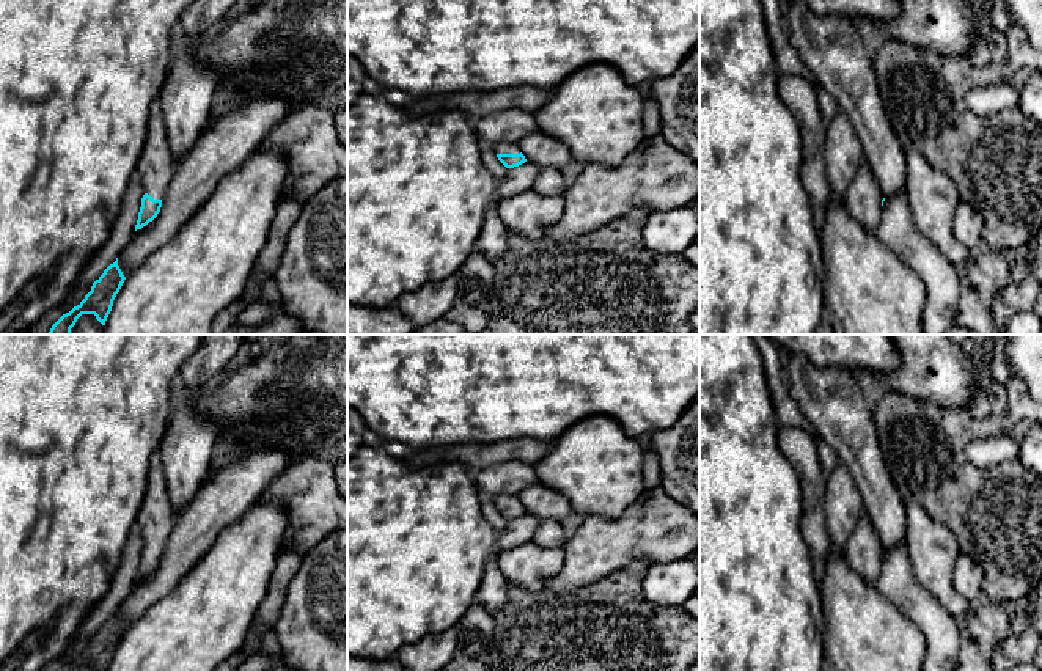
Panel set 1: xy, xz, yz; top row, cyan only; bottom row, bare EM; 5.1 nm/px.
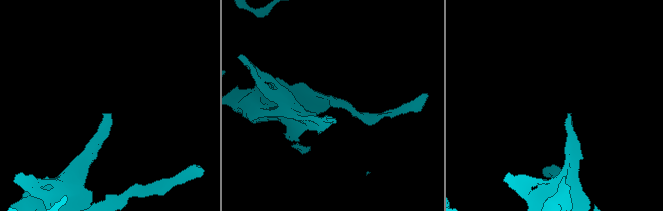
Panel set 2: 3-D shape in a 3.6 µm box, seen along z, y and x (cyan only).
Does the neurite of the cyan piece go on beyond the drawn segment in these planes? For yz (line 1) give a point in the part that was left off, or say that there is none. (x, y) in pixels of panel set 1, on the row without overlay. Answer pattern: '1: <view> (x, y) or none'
1: none

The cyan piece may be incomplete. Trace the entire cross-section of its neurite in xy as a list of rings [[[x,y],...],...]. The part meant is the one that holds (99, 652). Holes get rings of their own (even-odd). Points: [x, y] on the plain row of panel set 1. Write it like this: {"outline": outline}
{"outline": [[[116,610],[116,613],[93,635],[85,651],[60,671],[79,671],[82,666],[94,666],[96,671],[107,671],[124,632],[126,629]]]}

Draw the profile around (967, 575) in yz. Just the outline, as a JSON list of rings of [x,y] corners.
[[[967,553],[959,555],[952,569],[952,586],[967,600],[982,592],[984,570]]]

